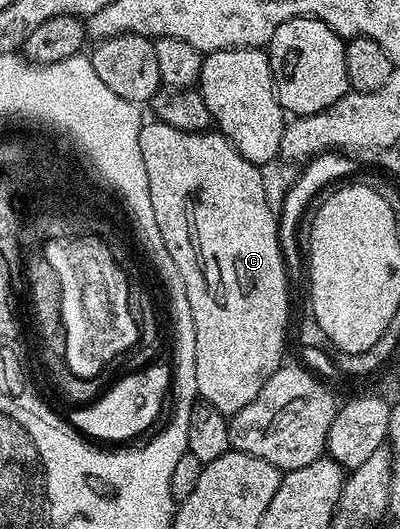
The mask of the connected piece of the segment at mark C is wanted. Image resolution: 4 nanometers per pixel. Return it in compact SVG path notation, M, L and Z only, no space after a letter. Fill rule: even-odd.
M156 120L144 123L139 132L139 156L143 156L143 168L147 168L147 188L151 188L151 208L155 212L155 220L159 223L159 232L163 236L163 244L167 244L167 252L171 252L171 260L175 260L175 268L179 268L179 276L183 276L183 288L187 292L187 304L191 304L191 320L195 324L195 372L192 381L197 381L195 390L206 403L213 406L224 416L239 412L239 408L247 408L255 396L259 396L259 388L267 384L267 380L281 365L285 354L285 325L289 322L289 283L291 278L286 271L285 258L281 254L280 236L278 234L278 215L269 207L269 198L265 195L265 182L261 179L262 171L253 162L248 162L235 149L224 134L220 132L183 132L179 128L171 128L171 124L163 124Z

